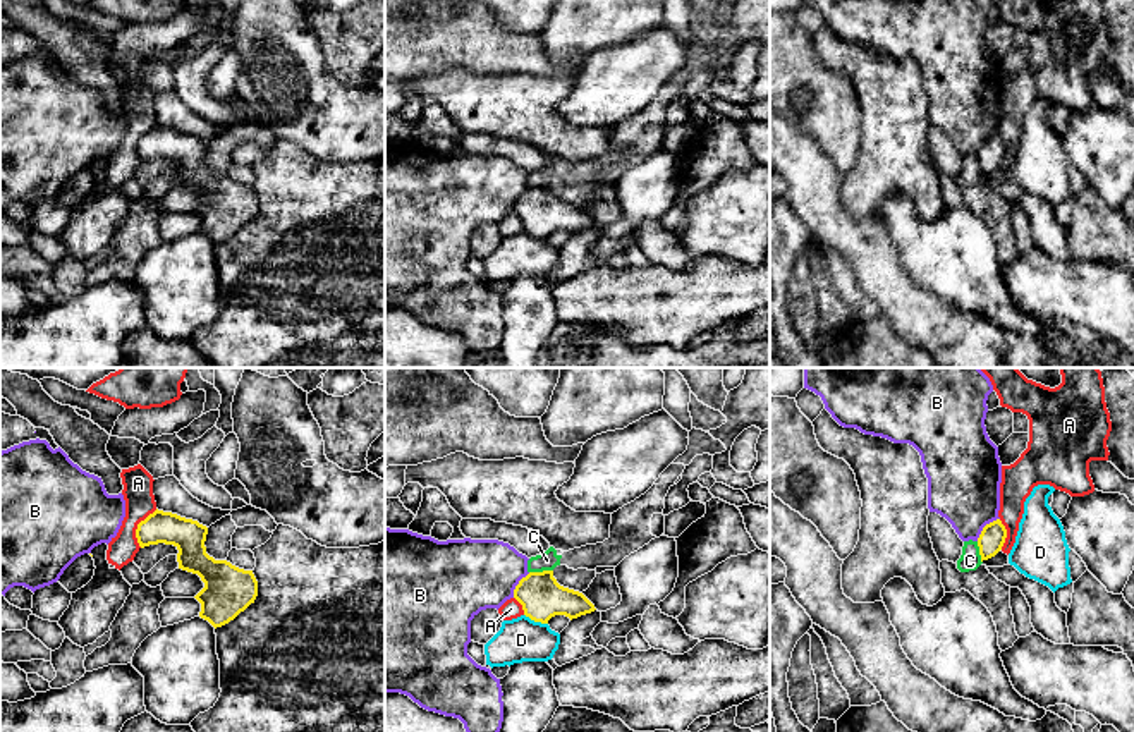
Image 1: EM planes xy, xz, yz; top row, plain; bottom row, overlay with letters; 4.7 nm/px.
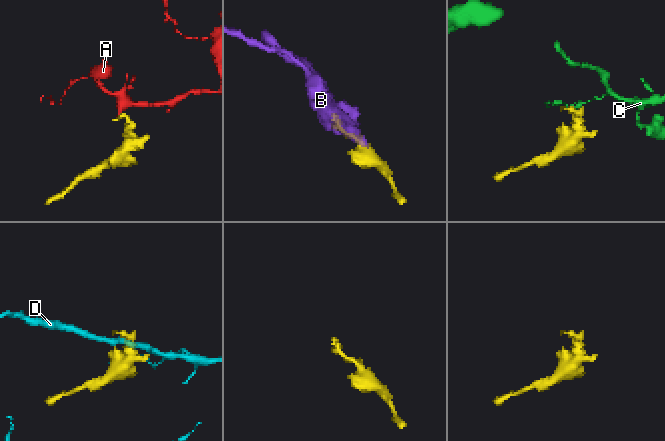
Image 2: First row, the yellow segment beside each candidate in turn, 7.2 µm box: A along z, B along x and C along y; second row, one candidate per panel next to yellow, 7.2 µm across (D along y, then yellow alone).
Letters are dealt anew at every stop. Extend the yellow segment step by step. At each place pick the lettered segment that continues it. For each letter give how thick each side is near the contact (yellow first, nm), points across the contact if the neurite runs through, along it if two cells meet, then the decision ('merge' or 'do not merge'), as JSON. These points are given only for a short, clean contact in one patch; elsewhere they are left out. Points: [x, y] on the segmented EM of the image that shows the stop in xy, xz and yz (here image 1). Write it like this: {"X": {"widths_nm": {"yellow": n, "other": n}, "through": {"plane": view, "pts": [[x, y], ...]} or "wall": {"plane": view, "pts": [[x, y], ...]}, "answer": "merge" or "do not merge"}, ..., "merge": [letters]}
{"A": {"widths_nm": {"yellow": 150, "other": 140}, "wall": {"plane": "xy", "pts": [[157, 509], [138, 524], [136, 542], [140, 547]]}, "answer": "do not merge"}, "B": {"widths_nm": {"yellow": 120, "other": 340}, "wall": {"plane": "yz", "pts": [[999, 518], [990, 521], [976, 540]]}, "answer": "do not merge"}, "C": {"widths_nm": {"yellow": 200, "other": 90}, "wall": {"plane": "xz", "pts": [[552, 569], [530, 573]]}, "answer": "do not merge"}, "D": {"widths_nm": {"yellow": 200, "other": 200}, "answer": "do not merge"}, "merge": []}

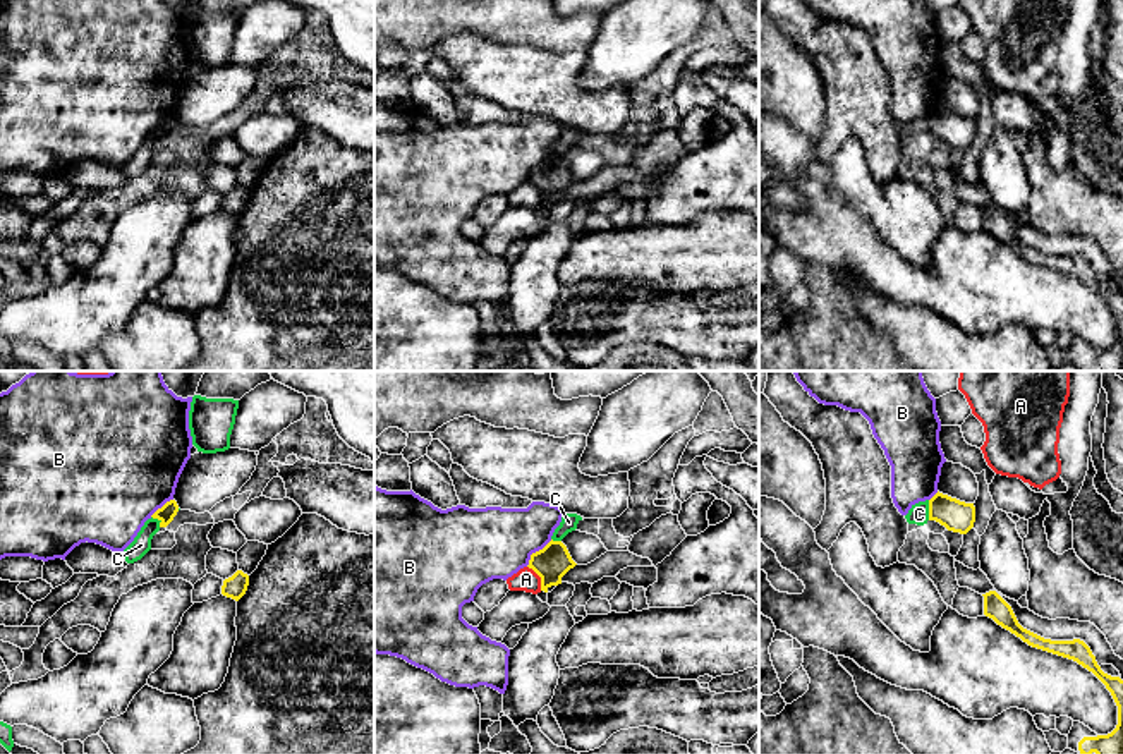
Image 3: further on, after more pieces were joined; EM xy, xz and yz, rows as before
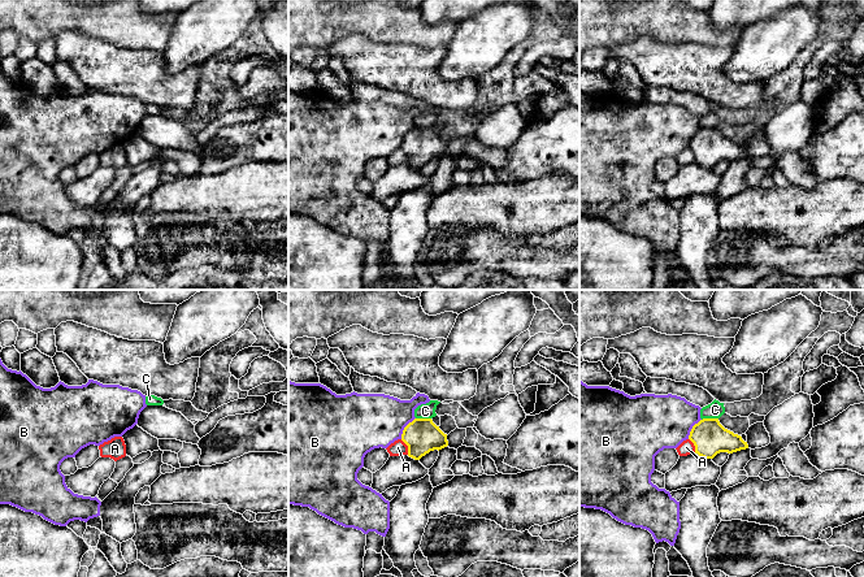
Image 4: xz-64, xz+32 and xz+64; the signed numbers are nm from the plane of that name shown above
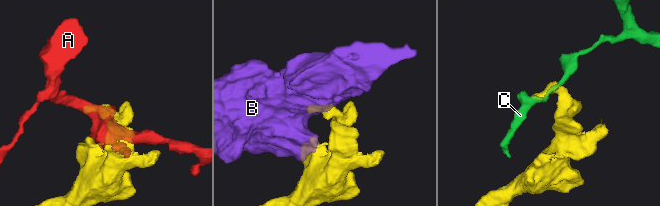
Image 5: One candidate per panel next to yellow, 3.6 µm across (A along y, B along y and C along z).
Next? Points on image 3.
{"A": {"widths_nm": {"yellow": 160, "other": 110}, "wall": {"plane": "xz", "pts": [[528, 565], [540, 577], [541, 589]]}, "answer": "do not merge"}, "B": {"widths_nm": {"yellow": 160, "other": 340}, "wall": {"plane": "xz", "pts": [[552, 540], [536, 550], [526, 565]]}, "answer": "do not merge"}, "C": {"widths_nm": {"yellow": 150, "other": 100}, "wall": {"plane": "yz", "pts": [[928, 500], [929, 519]]}, "answer": "do not merge"}, "merge": []}

